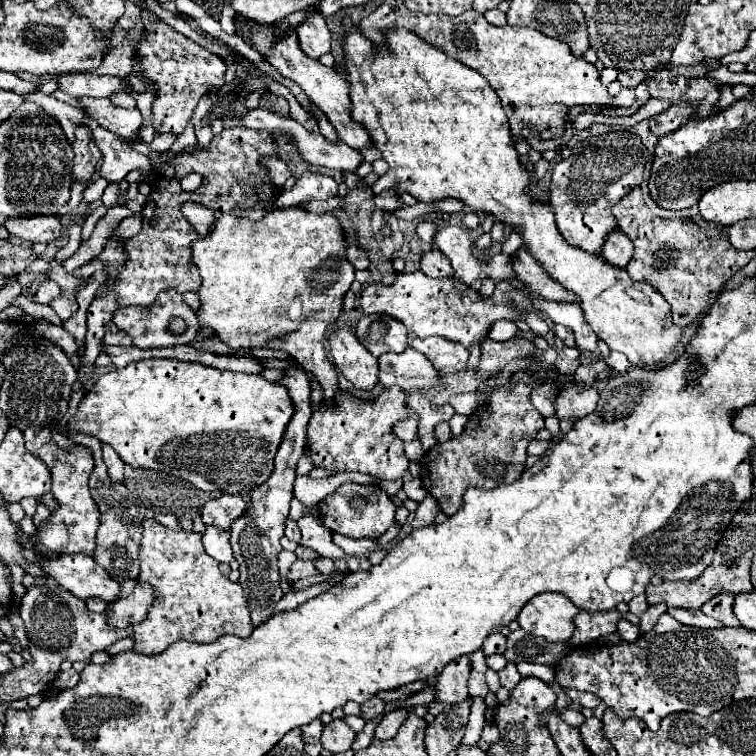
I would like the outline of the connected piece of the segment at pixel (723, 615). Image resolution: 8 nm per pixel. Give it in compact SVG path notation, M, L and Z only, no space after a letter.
M720 593L718 597L712 597L708 603L702 605L702 613L722 621L726 627L740 627L736 615L732 613L732 603L734 593Z

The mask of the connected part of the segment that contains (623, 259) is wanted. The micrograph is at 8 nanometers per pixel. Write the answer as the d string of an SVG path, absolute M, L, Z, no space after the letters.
M614 229L614 233L610 233L610 237L606 237L606 245L602 247L602 257L624 269L630 261L630 255L632 255L632 241L630 237L626 237L626 233L622 233L620 229Z

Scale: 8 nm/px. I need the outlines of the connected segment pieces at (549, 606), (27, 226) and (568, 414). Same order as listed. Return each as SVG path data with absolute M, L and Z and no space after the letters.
M542 593L522 607L522 613L518 613L516 621L524 631L546 641L560 643L572 637L572 619L578 615L578 611L580 609L560 593Z
M38 215L26 219L8 219L4 223L10 235L16 235L30 243L50 243L62 235L60 215Z
M566 387L560 389L554 397L554 409L556 417L560 419L560 435L568 433L572 429L572 423L580 417L590 415L596 409L598 403L598 391L592 389L580 389L580 387Z

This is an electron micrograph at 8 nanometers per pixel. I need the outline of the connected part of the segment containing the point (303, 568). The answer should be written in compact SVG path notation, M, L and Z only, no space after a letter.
M298 559L298 561L296 561L296 563L292 563L292 567L290 567L288 583L292 585L292 583L296 583L296 581L304 579L304 577L310 577L310 575L318 575L318 571L316 571L314 563L312 563L312 561L302 561L302 559Z

